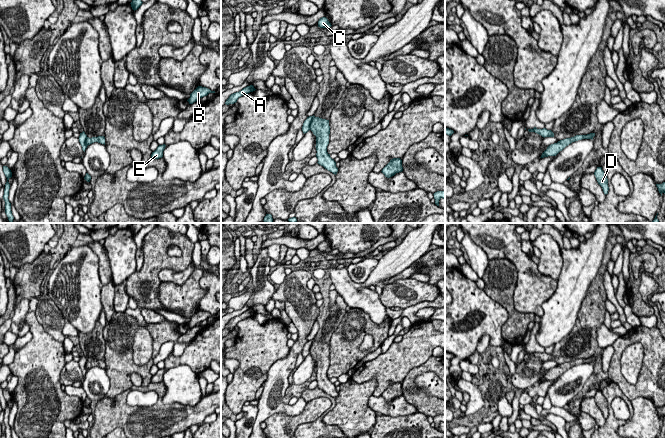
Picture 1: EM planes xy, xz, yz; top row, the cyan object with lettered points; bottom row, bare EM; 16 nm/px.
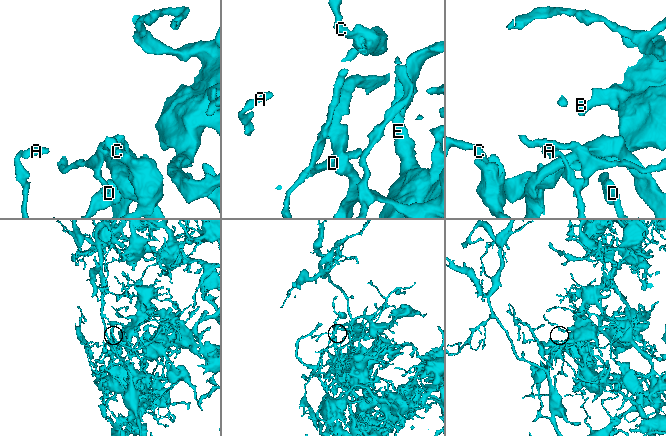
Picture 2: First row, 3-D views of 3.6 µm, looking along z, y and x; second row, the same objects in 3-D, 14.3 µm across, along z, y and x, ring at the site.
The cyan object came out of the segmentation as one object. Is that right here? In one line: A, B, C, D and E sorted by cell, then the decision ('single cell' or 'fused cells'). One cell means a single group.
A B C D E | single cell

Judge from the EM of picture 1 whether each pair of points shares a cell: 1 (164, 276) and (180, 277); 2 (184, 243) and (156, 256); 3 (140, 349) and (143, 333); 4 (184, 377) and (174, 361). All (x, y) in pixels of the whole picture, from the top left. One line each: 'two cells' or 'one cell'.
1: one cell
2: one cell
3: one cell
4: two cells

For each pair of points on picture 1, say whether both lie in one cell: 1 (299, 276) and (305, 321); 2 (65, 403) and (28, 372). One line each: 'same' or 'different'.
1: same
2: same

